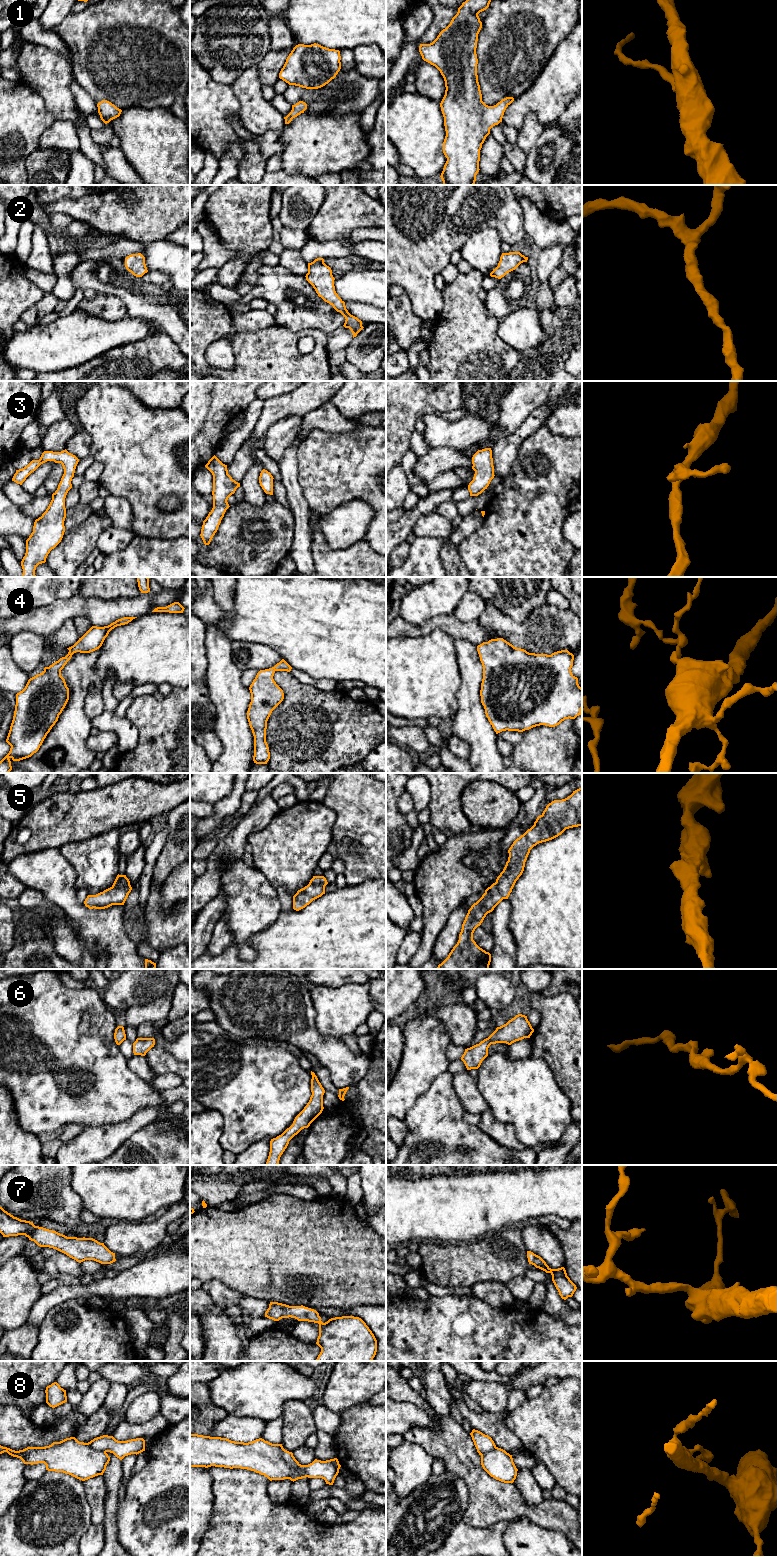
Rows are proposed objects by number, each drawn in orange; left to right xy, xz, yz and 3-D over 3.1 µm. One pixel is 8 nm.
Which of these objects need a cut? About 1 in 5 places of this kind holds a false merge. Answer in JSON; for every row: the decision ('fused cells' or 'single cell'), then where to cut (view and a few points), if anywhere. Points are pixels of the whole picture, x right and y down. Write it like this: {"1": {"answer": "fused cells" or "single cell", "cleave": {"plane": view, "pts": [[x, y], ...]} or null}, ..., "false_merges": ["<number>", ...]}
{"1": {"answer": "single cell", "cleave": null}, "2": {"answer": "single cell", "cleave": null}, "3": {"answer": "single cell", "cleave": null}, "4": {"answer": "single cell", "cleave": null}, "5": {"answer": "single cell", "cleave": null}, "6": {"answer": "single cell", "cleave": null}, "7": {"answer": "single cell", "cleave": null}, "8": {"answer": "single cell", "cleave": null}, "false_merges": []}

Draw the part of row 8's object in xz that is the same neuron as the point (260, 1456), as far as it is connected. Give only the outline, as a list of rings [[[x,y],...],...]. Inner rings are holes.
[[[190,1433],[190,1467],[241,1468],[254,1471],[272,1480],[302,1478],[322,1478],[326,1484],[333,1485],[341,1465],[337,1458],[321,1461],[315,1459],[308,1465],[301,1465],[292,1452],[285,1450],[282,1444],[272,1444],[262,1438],[252,1442],[235,1442],[227,1438],[210,1437]]]

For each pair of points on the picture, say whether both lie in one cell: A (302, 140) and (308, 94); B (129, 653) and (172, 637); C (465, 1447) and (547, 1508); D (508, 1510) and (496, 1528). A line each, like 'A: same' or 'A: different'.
A: different
B: same
C: same
D: different

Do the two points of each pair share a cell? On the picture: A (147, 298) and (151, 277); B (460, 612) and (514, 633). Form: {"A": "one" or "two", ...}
{"A": "two", "B": "two"}

